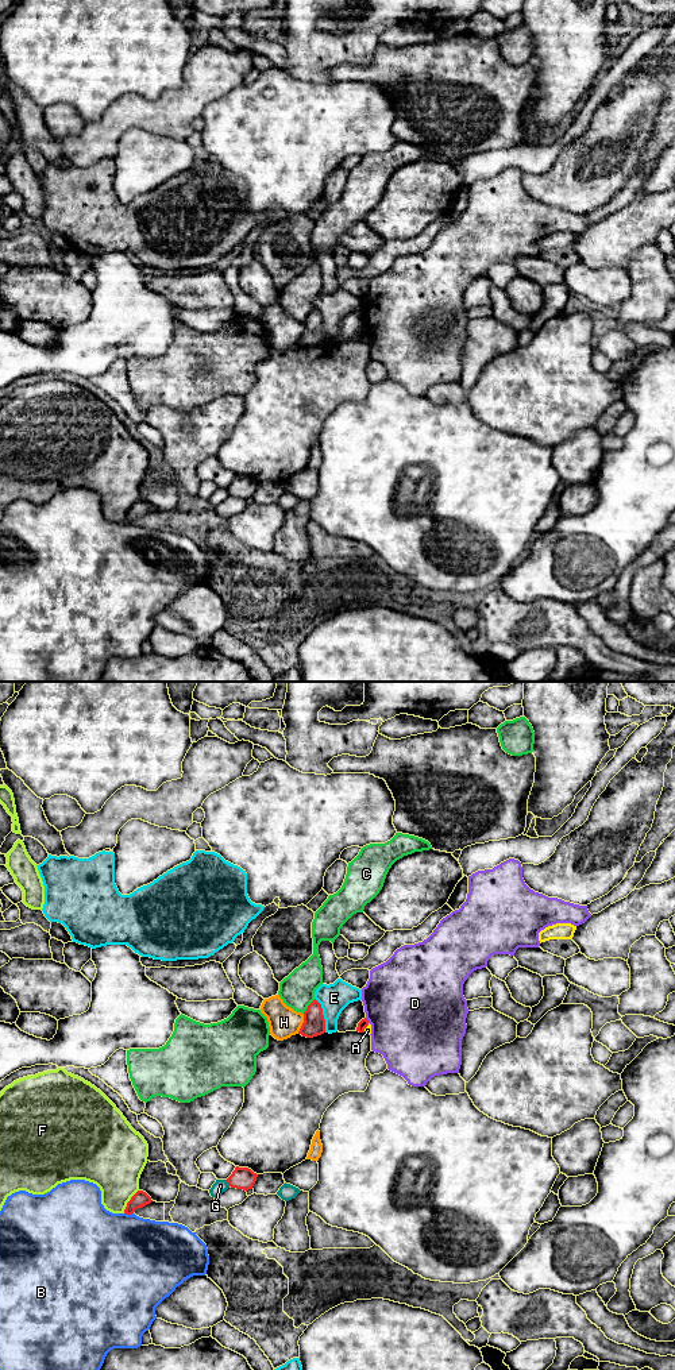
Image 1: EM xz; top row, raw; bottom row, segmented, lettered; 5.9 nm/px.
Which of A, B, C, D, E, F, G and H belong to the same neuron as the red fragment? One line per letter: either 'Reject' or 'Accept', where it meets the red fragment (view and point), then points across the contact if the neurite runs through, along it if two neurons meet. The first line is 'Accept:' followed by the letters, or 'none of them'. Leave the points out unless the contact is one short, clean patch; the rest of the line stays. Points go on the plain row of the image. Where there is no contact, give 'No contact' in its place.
Accept: none of them
A: Reject. Touches red at xz (366, 335). Boundary: xz (369, 332), (363, 340)
B: Reject. Touches red at xz (128, 523)
C: Reject. Touches red at xz (308, 315)
D: Reject. Touches red at xz (367, 330)
E: Reject. Touches red at xz (323, 324)
F: Reject. Touches red at xz (128, 510)
G: Reject. Touches red at xz (227, 490)
H: Reject. Touches red at xz (303, 332)

